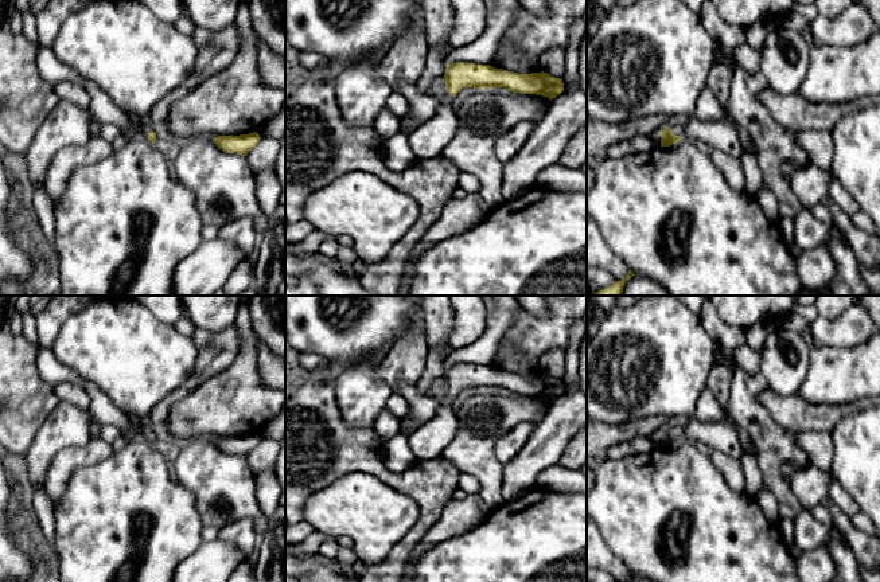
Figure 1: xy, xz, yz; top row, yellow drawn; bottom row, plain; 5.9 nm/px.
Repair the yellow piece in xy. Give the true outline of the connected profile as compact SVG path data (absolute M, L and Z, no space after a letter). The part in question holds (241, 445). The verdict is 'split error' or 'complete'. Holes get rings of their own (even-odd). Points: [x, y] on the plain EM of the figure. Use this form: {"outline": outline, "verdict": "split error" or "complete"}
{"outline": "M253 433L240 437L218 437L213 440L213 444L223 453L246 457L248 453L252 452L260 441L260 435Z", "verdict": "complete"}

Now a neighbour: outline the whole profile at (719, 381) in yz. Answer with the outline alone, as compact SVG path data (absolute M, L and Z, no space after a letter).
M712 364L706 379L706 387L714 394L723 409L725 409L731 395L731 383L732 370L725 364Z

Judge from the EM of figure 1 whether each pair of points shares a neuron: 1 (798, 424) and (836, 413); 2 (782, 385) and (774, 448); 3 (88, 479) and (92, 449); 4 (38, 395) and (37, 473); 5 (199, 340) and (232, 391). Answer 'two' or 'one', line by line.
1: one
2: two
3: two
4: two
5: two

